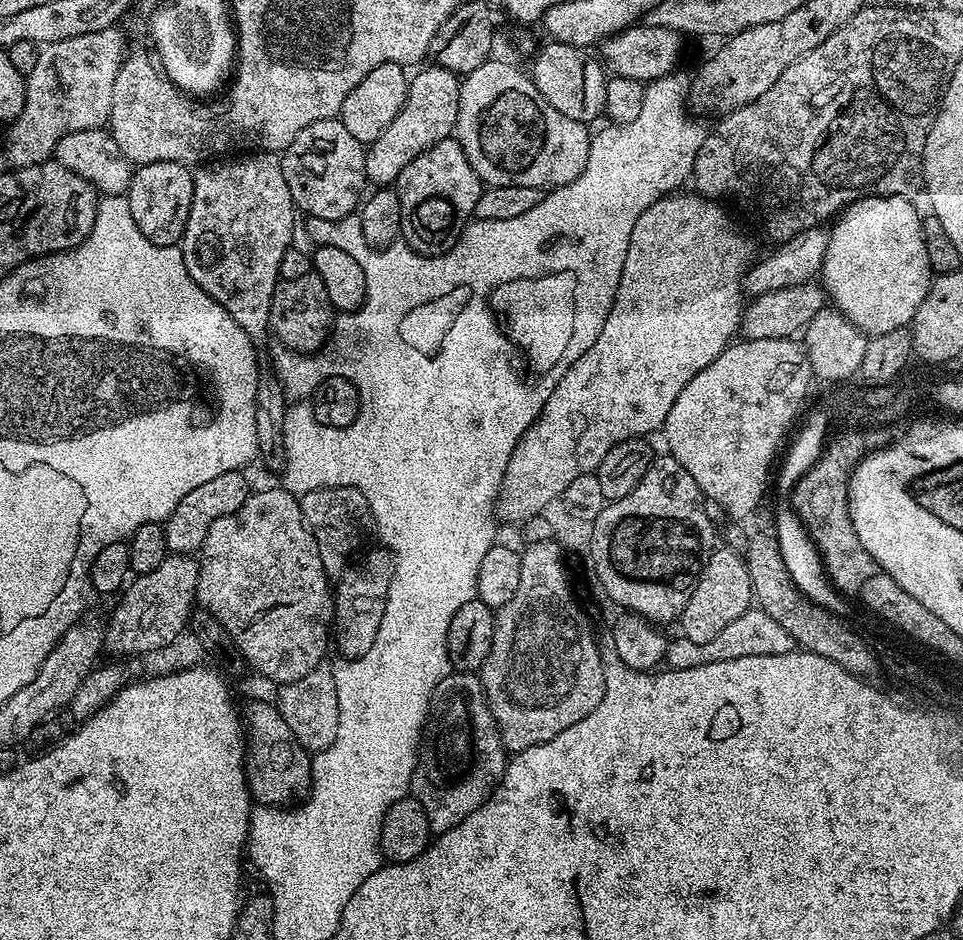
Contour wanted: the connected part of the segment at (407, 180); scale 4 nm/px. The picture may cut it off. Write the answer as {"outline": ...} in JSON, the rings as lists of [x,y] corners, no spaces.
{"outline":[[[449,138],[430,146],[406,170],[398,174],[394,191],[400,200],[400,231],[403,243],[411,246],[419,256],[440,256],[458,239],[458,233],[473,219],[482,181],[466,162],[462,146]]]}

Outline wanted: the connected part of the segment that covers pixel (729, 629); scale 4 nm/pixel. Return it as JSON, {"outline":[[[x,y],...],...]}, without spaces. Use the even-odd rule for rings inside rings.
{"outline":[[[749,606],[734,622],[729,622],[710,642],[690,642],[682,634],[668,640],[668,649],[664,651],[663,663],[674,670],[694,670],[694,666],[706,666],[710,662],[731,662],[733,658],[754,658],[758,654],[786,654],[793,651],[794,642],[770,614],[761,608]]]}

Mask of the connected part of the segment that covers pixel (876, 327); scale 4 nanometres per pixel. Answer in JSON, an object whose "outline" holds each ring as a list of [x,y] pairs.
{"outline":[[[863,196],[835,217],[833,228],[828,232],[828,249],[818,273],[824,295],[831,307],[869,338],[908,328],[934,279],[930,258],[926,258],[926,242],[920,225],[922,216],[916,213],[912,202],[906,196]]]}

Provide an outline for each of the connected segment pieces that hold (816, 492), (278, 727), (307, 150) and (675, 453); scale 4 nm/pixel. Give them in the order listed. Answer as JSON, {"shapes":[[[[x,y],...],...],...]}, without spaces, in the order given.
{"shapes":[[[[840,432],[835,436],[836,433],[825,443],[824,450],[820,453],[815,464],[792,489],[790,508],[799,517],[801,523],[807,529],[808,536],[820,552],[820,560],[824,564],[824,569],[832,584],[841,593],[859,594],[866,578],[873,576],[878,569],[872,555],[862,546],[862,542],[858,542],[858,534],[854,530],[852,519],[848,513],[848,478],[857,463],[858,457],[869,445],[867,446],[867,438],[860,432]]],[[[256,700],[242,708],[242,728],[246,733],[244,777],[248,779],[248,792],[253,801],[260,806],[292,806],[303,801],[312,790],[312,762],[309,753],[294,738],[290,726],[286,726],[286,718],[280,716],[275,703]]],[[[339,118],[314,122],[310,126],[306,126],[306,130],[302,130],[302,134],[298,134],[298,138],[294,138],[294,142],[290,142],[290,146],[285,148],[280,156],[282,178],[286,180],[293,205],[299,211],[301,208],[306,214],[305,217],[313,220],[341,220],[353,215],[362,200],[360,191],[363,190],[364,184],[366,185],[365,151],[365,145],[360,144],[358,138],[354,138],[354,134],[350,134],[350,130],[346,130],[346,126],[342,126]]],[[[792,338],[741,339],[733,342],[725,352],[718,354],[718,358],[714,358],[714,362],[710,362],[710,366],[706,366],[706,370],[694,374],[694,378],[686,382],[686,390],[682,390],[674,406],[670,406],[670,414],[666,414],[662,429],[662,437],[668,443],[667,455],[675,458],[678,466],[682,466],[682,470],[694,478],[701,493],[707,499],[709,496],[726,515],[740,522],[747,521],[751,512],[765,499],[764,487],[770,484],[768,471],[771,468],[773,471],[774,461],[801,415],[800,407],[808,396],[811,384],[814,384],[814,377],[803,343]]]]}

